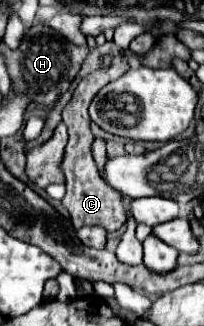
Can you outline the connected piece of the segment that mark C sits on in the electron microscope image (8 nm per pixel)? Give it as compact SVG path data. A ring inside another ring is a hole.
M120 51L116 57L114 57L114 63L108 67L108 69L102 69L102 71L92 71L90 75L86 75L78 87L74 89L74 95L72 95L72 101L64 107L62 111L62 121L64 125L68 127L68 145L66 145L66 151L64 151L64 163L62 163L62 171L66 175L66 195L62 199L62 205L68 209L70 213L70 219L74 223L76 229L84 227L84 225L100 225L104 227L106 231L116 231L124 225L126 221L126 215L124 215L124 209L122 209L122 201L120 201L120 195L110 189L98 175L98 169L96 169L96 163L92 159L92 151L90 151L90 145L94 141L94 135L90 131L90 115L88 115L88 107L92 103L92 99L96 97L96 93L110 81L118 79L120 75L124 75L128 69L128 51Z

